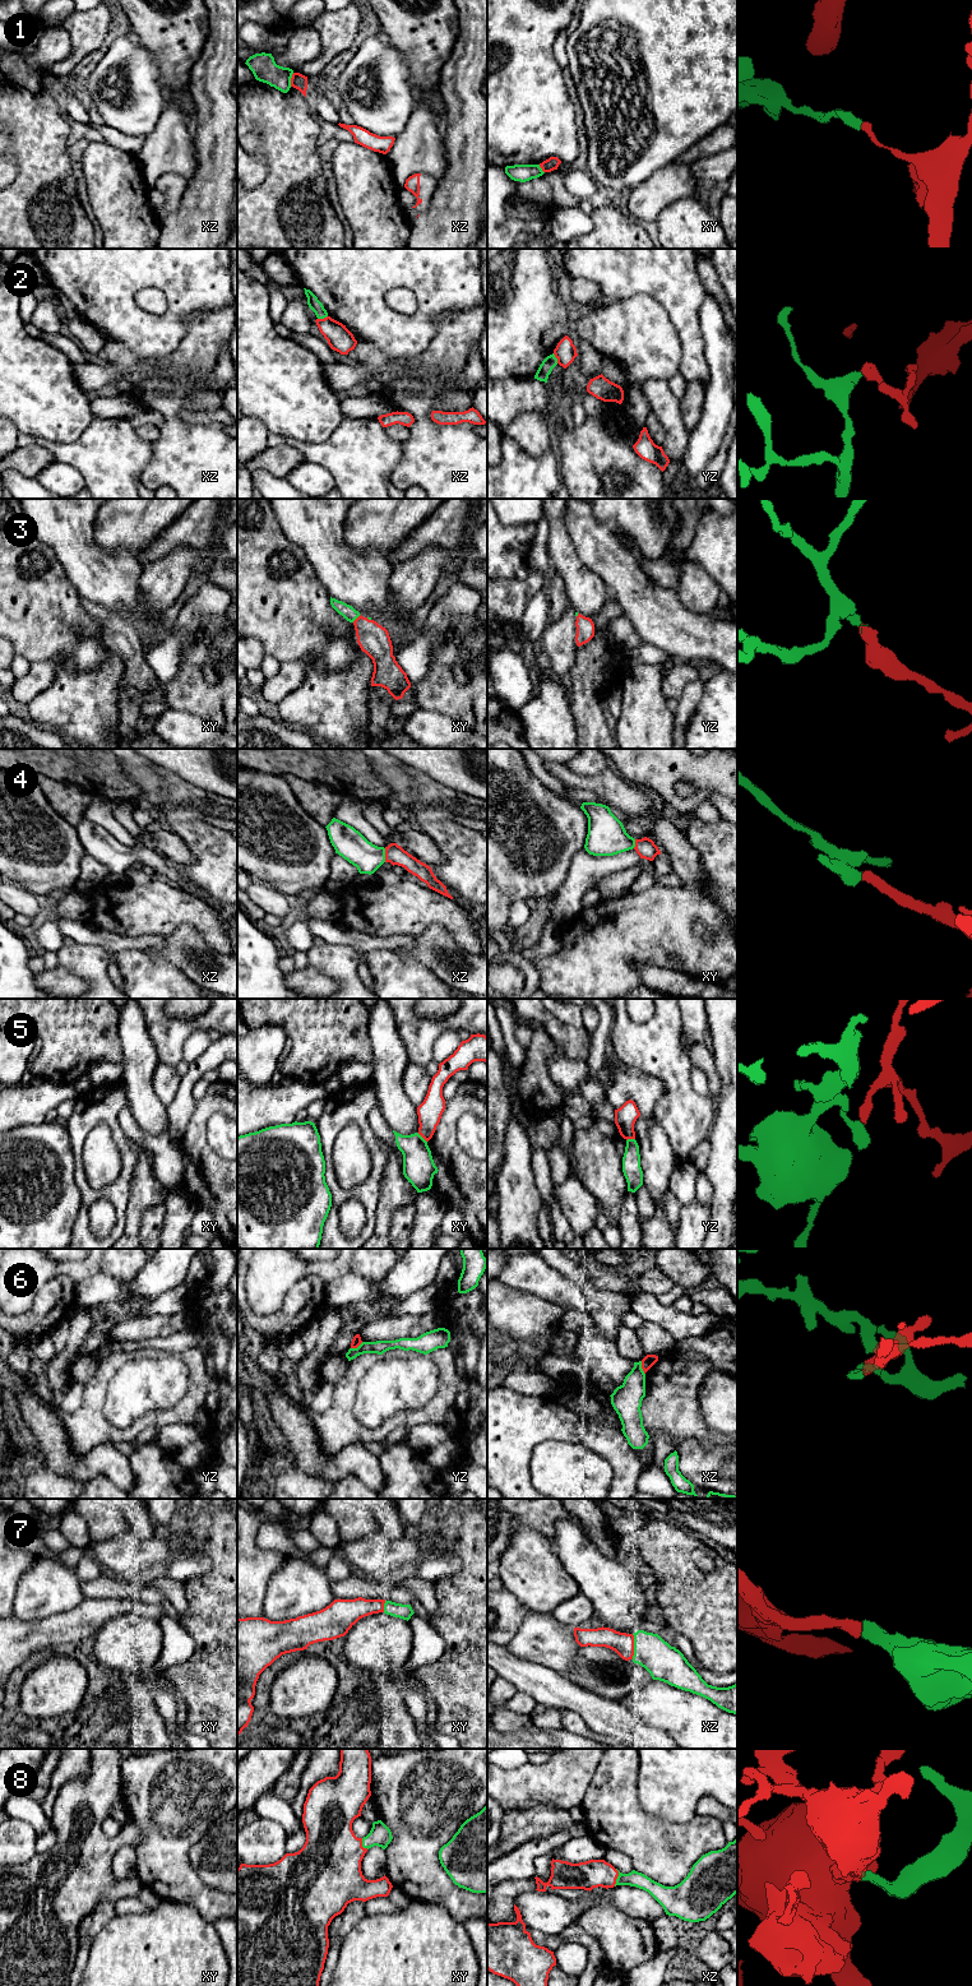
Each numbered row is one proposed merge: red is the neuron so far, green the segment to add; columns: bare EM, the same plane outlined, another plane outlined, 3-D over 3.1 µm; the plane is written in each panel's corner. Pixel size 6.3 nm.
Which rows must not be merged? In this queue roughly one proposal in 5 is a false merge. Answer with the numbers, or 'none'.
1, 2, 6

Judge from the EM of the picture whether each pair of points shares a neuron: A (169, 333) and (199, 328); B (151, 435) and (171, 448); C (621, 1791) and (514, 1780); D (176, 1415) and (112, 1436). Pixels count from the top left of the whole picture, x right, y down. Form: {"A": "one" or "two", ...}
{"A": "two", "B": "two", "C": "two", "D": "one"}

